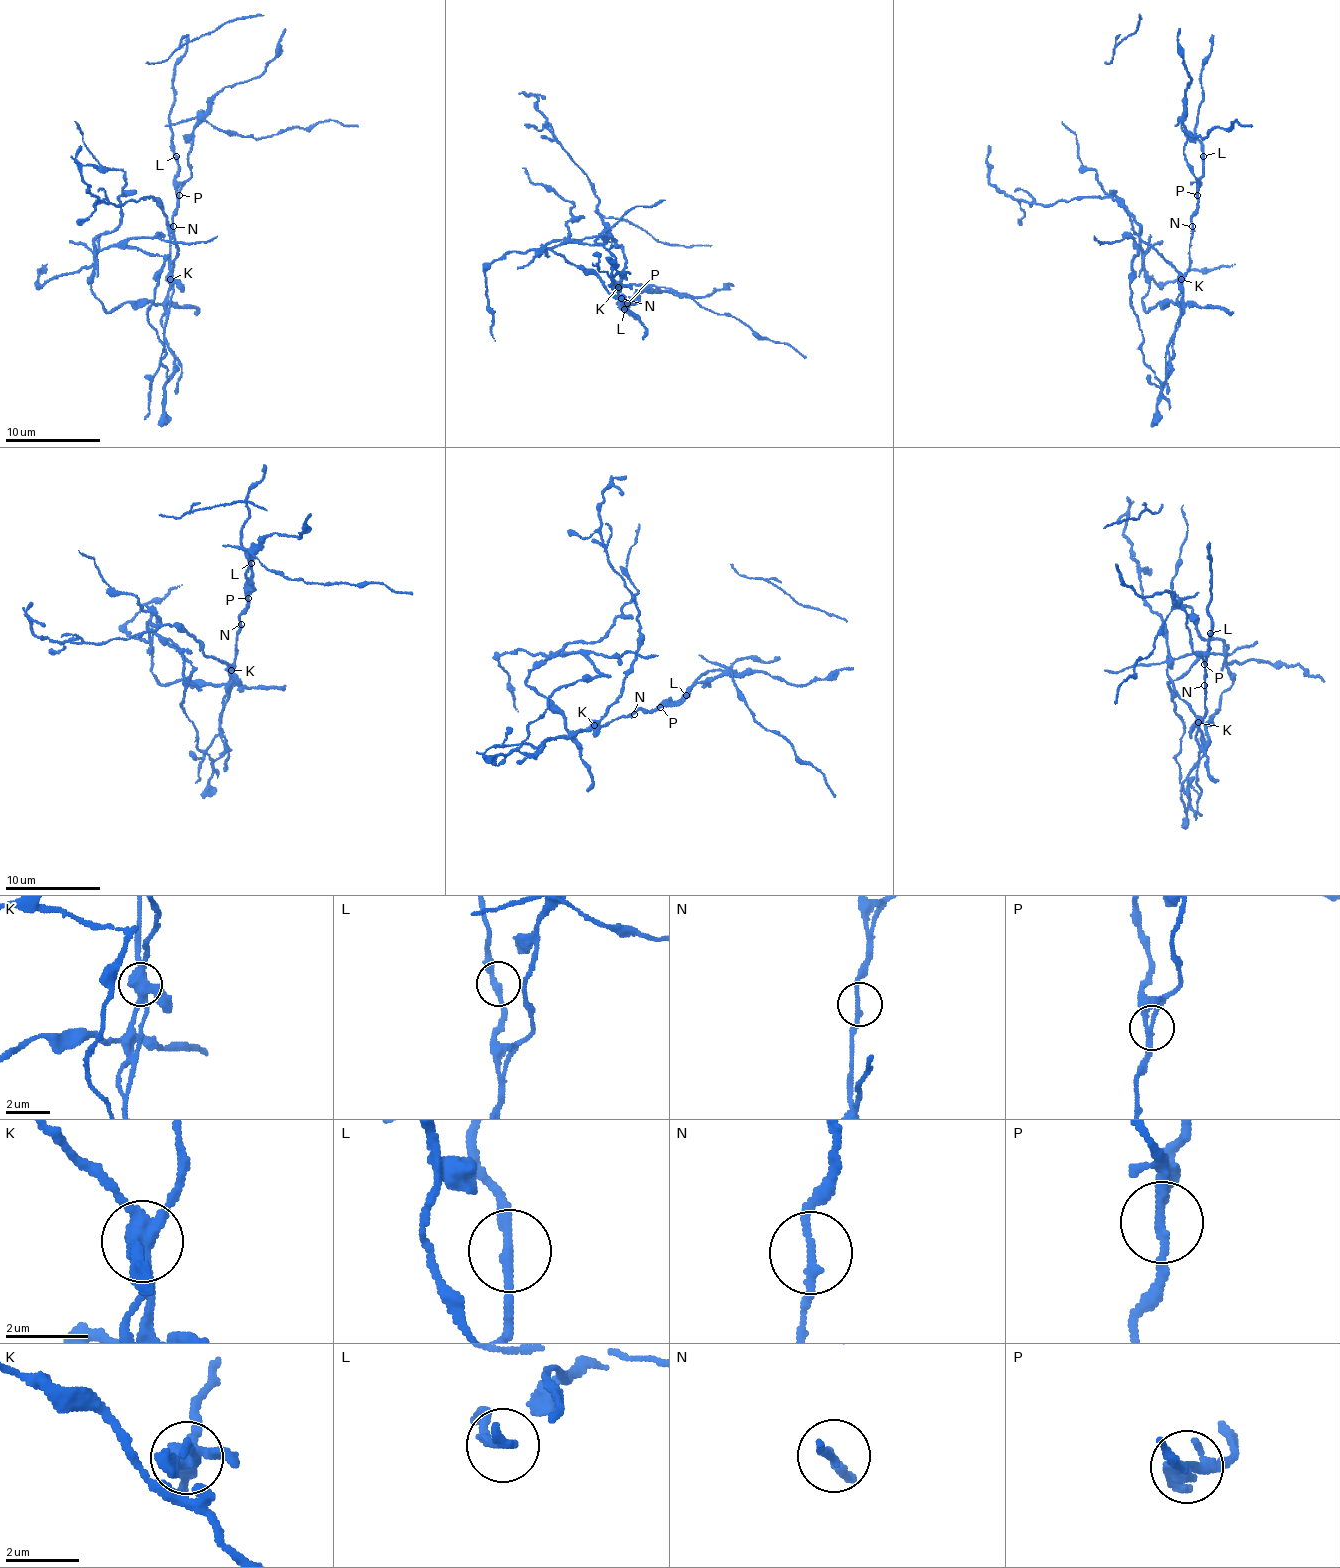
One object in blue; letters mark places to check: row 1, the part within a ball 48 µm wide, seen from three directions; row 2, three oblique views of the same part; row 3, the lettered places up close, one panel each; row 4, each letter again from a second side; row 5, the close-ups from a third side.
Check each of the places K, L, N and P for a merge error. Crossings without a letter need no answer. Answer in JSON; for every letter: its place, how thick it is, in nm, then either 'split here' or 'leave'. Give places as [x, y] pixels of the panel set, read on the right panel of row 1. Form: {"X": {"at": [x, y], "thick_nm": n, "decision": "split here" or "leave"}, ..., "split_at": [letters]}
{"K": {"at": [1181, 279], "thick_nm": 460, "decision": "split here"}, "L": {"at": [1203, 156], "thick_nm": 260, "decision": "leave"}, "N": {"at": [1192, 226], "thick_nm": 170, "decision": "leave"}, "P": {"at": [1197, 195], "thick_nm": 240, "decision": "split here"}, "split_at": ["K", "P"]}

